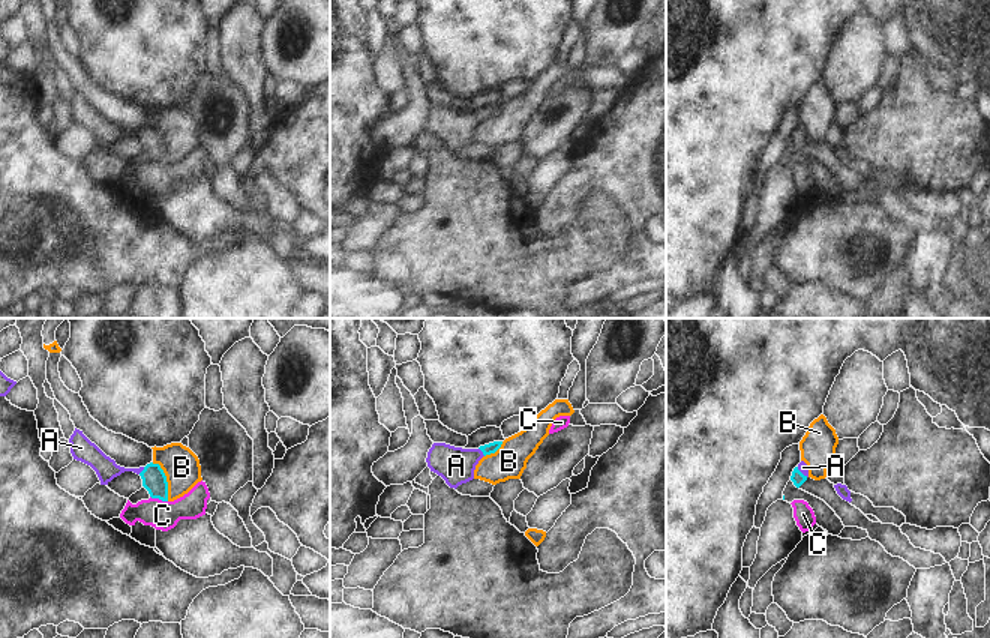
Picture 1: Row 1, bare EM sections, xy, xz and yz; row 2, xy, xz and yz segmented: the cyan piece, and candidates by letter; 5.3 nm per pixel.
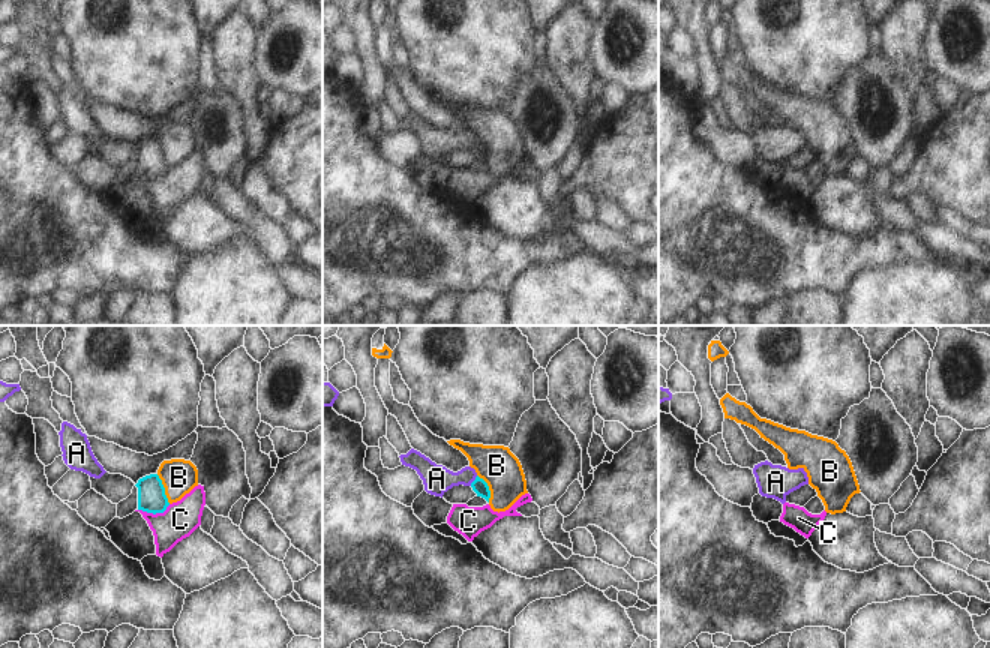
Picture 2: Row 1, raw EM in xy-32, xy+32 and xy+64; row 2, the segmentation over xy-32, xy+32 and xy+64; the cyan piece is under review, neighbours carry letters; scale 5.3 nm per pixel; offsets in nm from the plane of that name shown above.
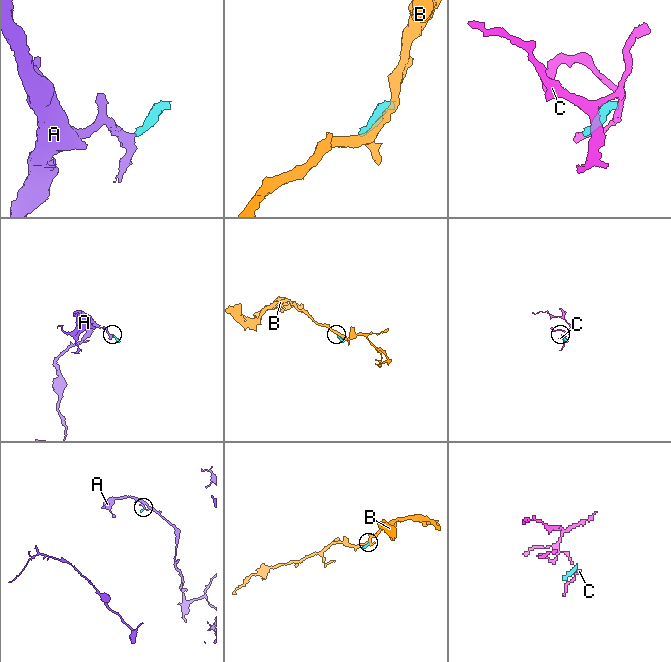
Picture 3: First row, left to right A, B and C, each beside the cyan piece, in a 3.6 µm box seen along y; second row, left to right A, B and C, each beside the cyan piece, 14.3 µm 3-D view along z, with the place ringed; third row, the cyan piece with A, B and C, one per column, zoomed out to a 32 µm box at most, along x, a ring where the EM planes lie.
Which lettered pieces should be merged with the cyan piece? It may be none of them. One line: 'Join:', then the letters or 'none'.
Join: A.

